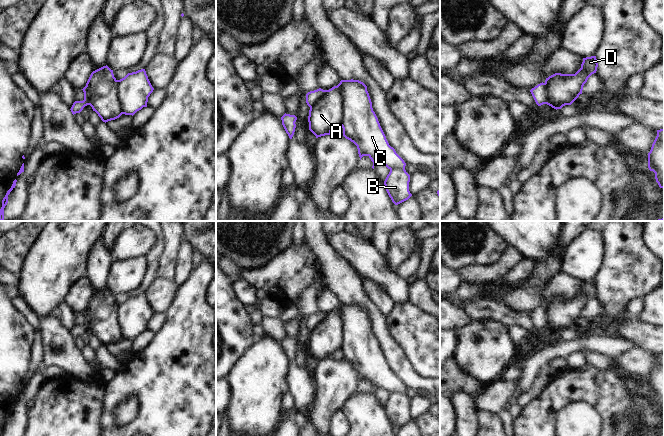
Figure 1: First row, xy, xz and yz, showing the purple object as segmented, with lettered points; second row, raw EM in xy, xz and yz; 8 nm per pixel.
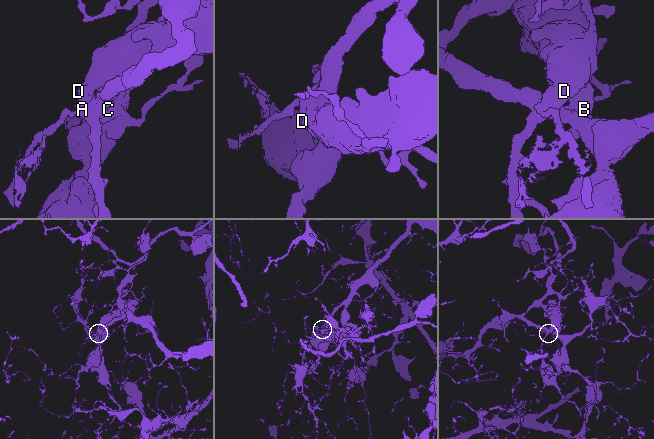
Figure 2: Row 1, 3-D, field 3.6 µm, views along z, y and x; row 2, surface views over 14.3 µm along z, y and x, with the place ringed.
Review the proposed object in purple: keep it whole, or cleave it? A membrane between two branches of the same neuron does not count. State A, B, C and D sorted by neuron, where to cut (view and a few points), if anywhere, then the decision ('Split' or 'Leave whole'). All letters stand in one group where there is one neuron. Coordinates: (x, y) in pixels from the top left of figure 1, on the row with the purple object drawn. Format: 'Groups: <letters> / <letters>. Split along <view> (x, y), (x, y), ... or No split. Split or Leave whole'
Groups: A B D / C. Split along xz (336, 86), (341, 102), (341, 124). Split

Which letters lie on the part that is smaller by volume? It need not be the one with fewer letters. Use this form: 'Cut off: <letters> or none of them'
Cut off: A, B, D

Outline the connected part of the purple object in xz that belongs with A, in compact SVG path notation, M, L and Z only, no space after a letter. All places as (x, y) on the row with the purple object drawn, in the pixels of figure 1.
M337 86L332 87L310 107L309 130L316 138L331 135L331 131L342 123L342 102Z

